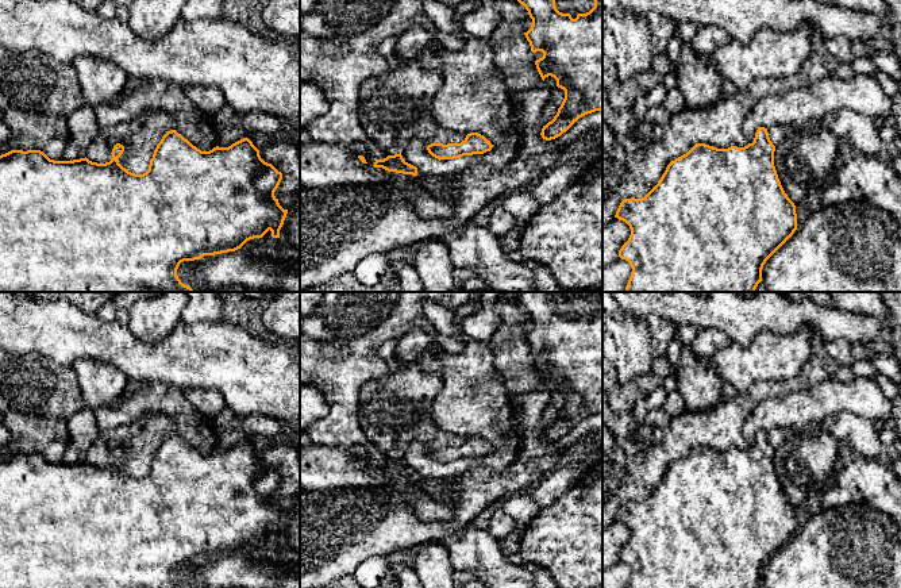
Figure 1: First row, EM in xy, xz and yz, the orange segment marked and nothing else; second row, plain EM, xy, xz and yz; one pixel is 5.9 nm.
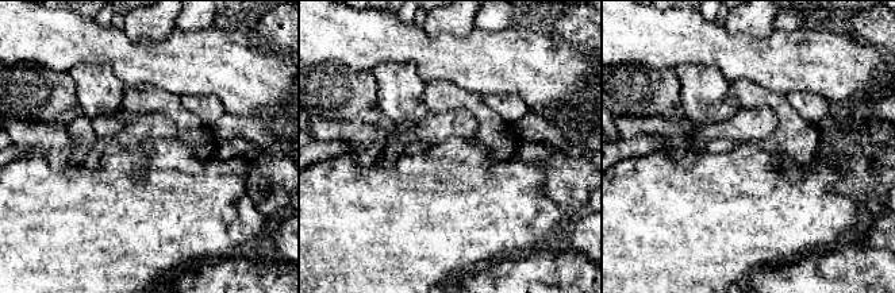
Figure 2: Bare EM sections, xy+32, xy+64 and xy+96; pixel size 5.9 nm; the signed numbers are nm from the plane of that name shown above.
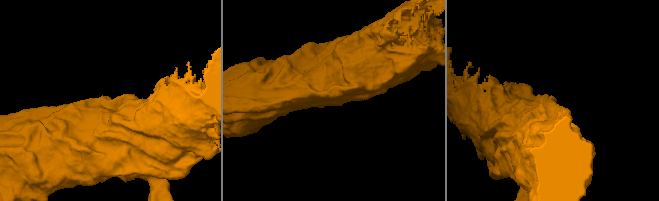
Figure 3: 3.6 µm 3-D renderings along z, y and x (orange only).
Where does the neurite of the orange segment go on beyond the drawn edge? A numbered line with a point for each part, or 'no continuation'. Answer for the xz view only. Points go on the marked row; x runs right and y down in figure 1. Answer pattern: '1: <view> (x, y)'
1: xz (573, 7)

